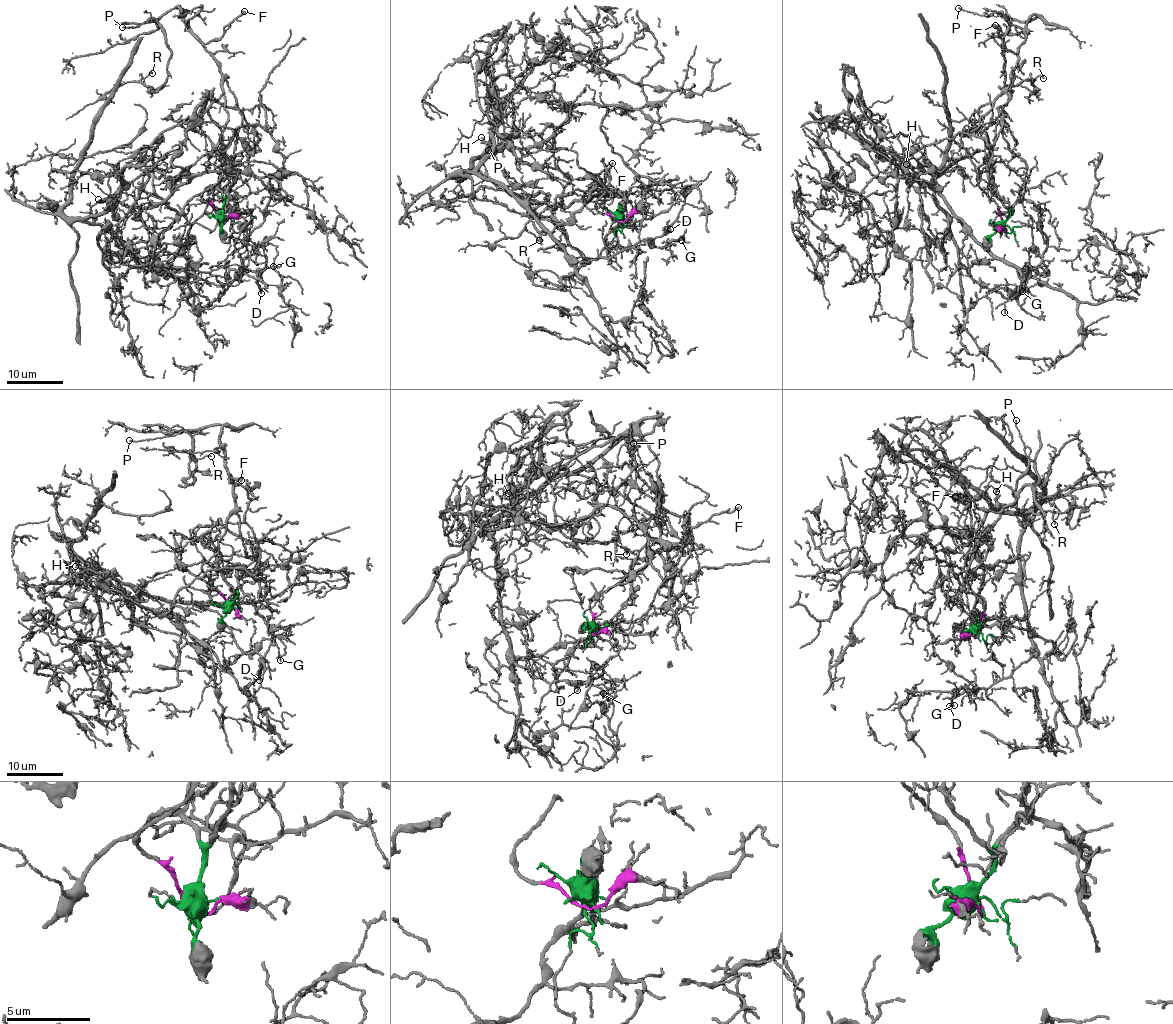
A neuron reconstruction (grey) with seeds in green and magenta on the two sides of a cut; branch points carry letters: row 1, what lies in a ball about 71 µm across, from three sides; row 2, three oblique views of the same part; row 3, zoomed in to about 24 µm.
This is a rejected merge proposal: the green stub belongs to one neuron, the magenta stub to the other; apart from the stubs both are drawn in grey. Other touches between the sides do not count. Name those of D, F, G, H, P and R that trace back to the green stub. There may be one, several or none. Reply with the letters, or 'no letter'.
D, G, H

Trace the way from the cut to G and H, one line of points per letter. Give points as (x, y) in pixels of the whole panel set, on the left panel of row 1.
G: (220, 216), (215, 187), (194, 196), (151, 250), (162, 271), (232, 282), (264, 242), (275, 245), (273, 266)
H: (220, 216), (222, 197), (215, 187), (194, 196), (151, 250), (162, 272), (87, 220), (116, 200), (98, 200)

